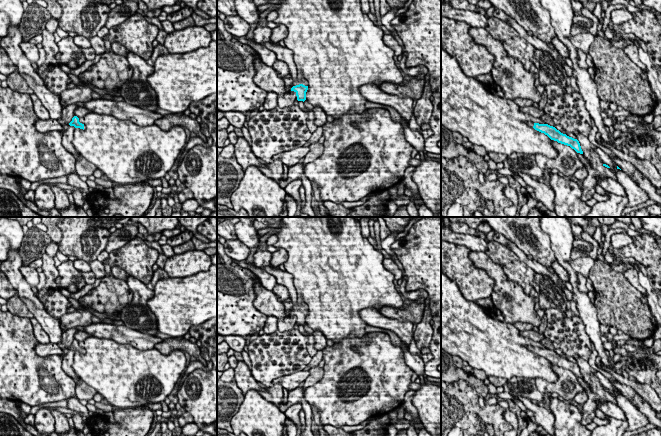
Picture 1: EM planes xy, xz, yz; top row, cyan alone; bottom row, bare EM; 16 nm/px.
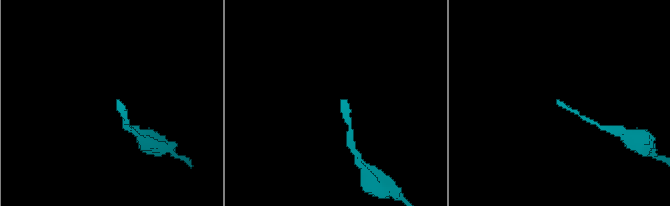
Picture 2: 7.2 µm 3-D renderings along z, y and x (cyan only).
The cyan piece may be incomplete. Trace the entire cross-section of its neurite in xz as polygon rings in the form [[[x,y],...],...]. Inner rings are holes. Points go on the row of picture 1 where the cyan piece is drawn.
[[[303,77],[299,81],[298,78],[293,81],[293,87],[291,91],[294,91],[297,96],[298,101],[305,101],[306,100],[306,92],[308,90],[308,81]]]

